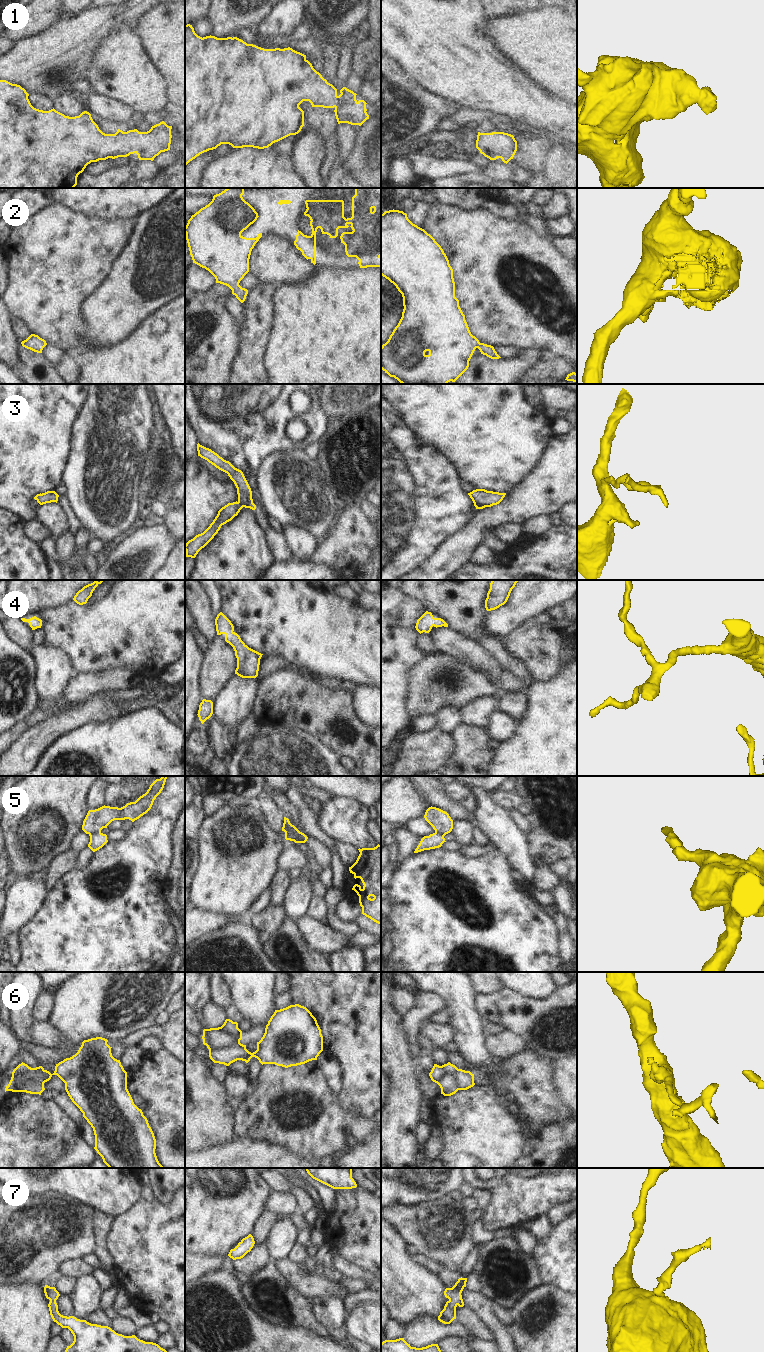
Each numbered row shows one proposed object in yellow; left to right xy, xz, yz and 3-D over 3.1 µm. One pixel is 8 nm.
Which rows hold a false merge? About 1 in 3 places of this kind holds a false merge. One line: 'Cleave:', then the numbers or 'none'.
Cleave: 5, 6

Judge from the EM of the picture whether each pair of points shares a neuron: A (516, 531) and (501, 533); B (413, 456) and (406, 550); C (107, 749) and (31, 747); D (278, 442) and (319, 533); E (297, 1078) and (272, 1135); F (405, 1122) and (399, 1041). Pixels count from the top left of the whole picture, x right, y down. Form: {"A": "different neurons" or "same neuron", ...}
{"A": "same neuron", "B": "same neuron", "C": "different neurons", "D": "different neurons", "E": "same neuron", "F": "same neuron"}

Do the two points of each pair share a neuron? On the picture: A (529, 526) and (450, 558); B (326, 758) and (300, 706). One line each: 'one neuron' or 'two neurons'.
A: two neurons
B: two neurons

